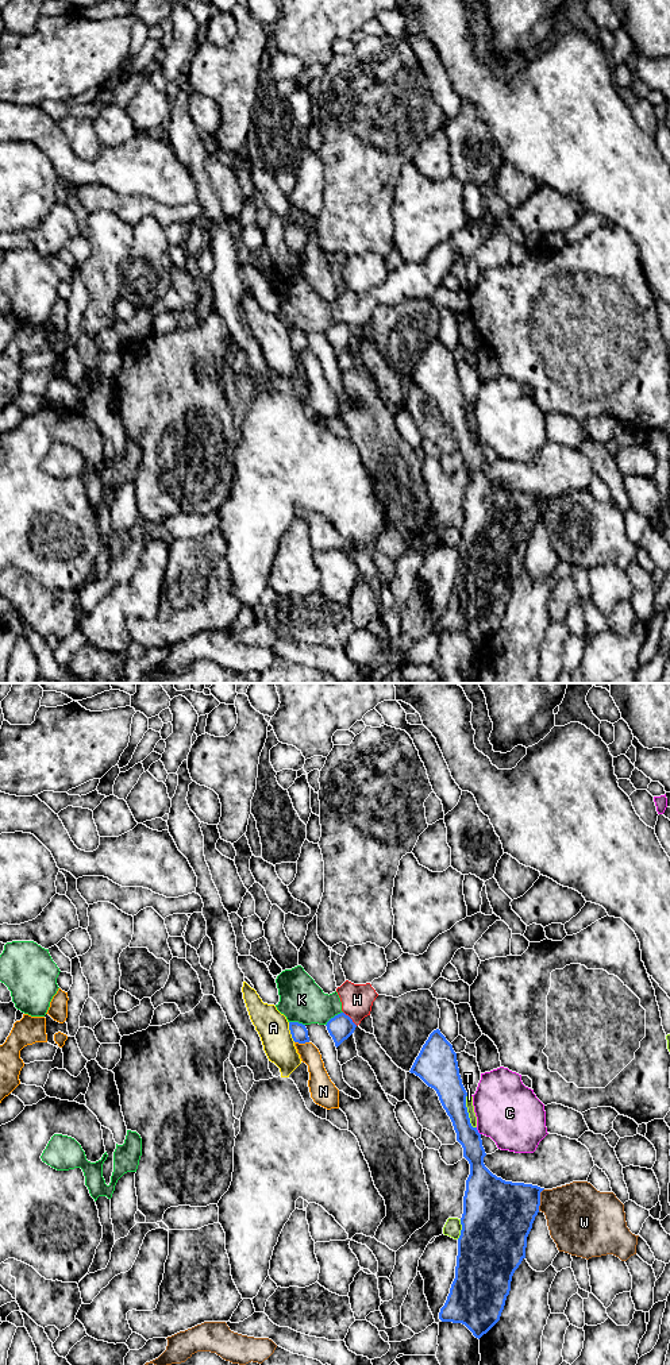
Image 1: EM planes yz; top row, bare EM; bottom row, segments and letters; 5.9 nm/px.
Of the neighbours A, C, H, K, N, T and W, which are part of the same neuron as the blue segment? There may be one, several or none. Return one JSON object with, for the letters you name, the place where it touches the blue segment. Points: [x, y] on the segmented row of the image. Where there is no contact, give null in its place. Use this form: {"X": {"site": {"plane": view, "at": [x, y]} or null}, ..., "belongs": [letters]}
{"belongs": []}

